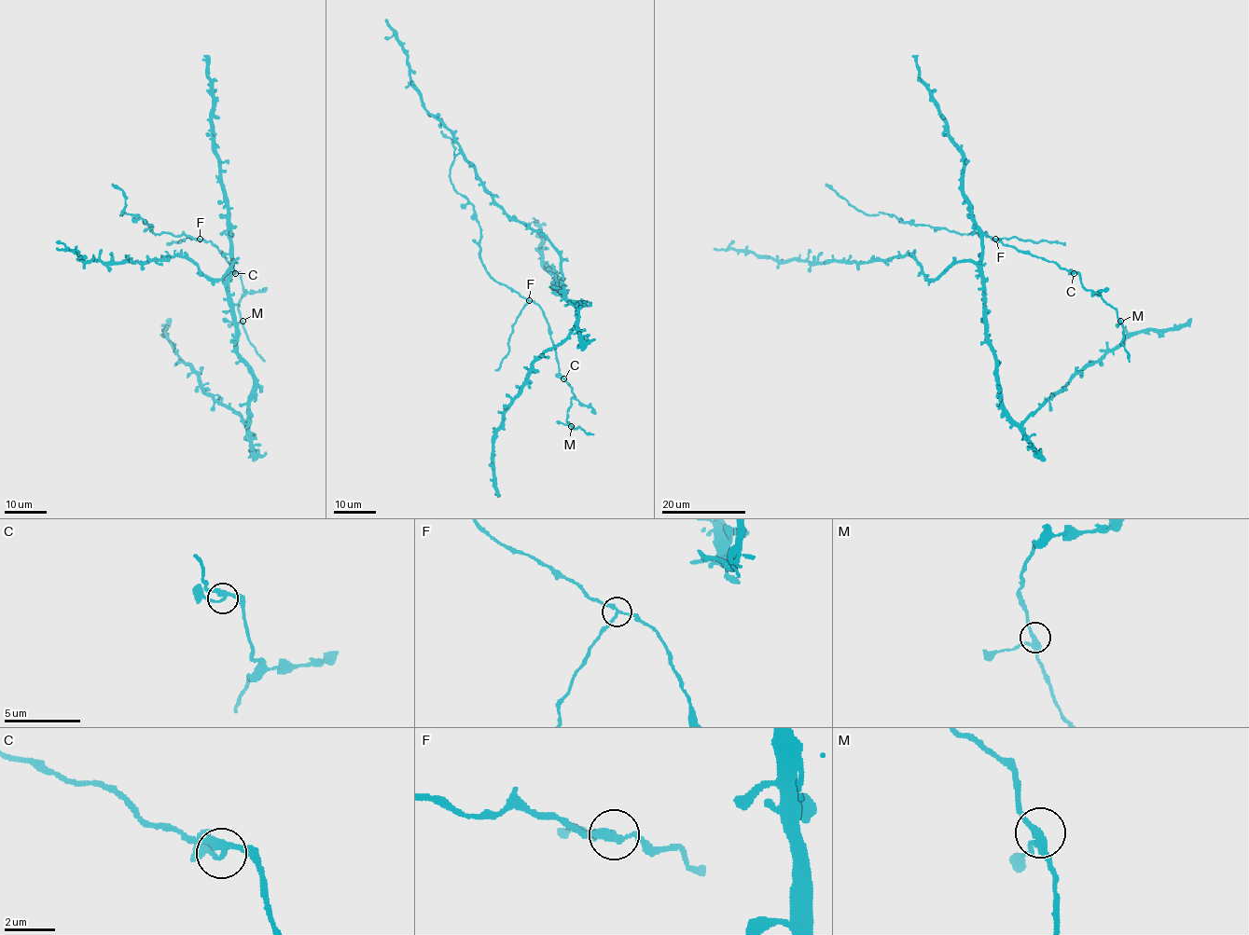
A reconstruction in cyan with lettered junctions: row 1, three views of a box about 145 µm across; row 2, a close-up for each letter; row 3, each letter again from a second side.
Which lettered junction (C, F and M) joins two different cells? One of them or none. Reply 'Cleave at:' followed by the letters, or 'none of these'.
Cleave at: F

